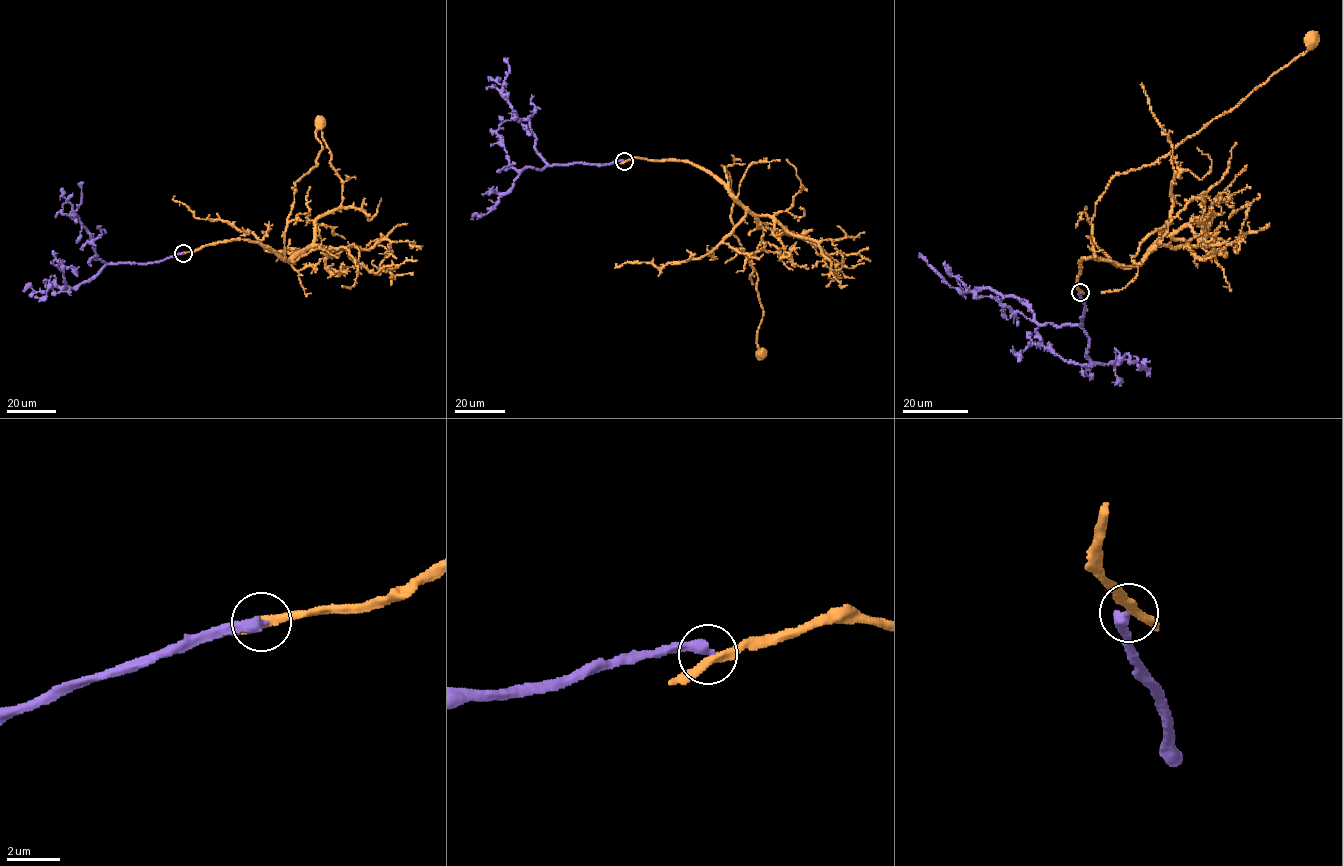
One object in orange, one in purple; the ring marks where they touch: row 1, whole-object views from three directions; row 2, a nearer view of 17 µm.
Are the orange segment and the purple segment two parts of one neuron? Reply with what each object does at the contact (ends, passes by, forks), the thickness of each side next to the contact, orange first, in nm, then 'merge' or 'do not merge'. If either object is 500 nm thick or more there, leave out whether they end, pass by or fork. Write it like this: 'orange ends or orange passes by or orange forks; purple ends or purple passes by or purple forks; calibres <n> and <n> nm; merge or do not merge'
orange passes by; purple ends; calibres 320 and 440 nm; do not merge

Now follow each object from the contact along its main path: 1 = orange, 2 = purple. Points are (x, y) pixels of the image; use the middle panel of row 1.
1: (624, 161), (689, 161), (726, 184), (724, 167), (732, 191), (733, 233), (758, 278), (761, 354)
2: (624, 161), (604, 165), (549, 165), (535, 148), (535, 136), (522, 123), (501, 94), (509, 72), (508, 58)

